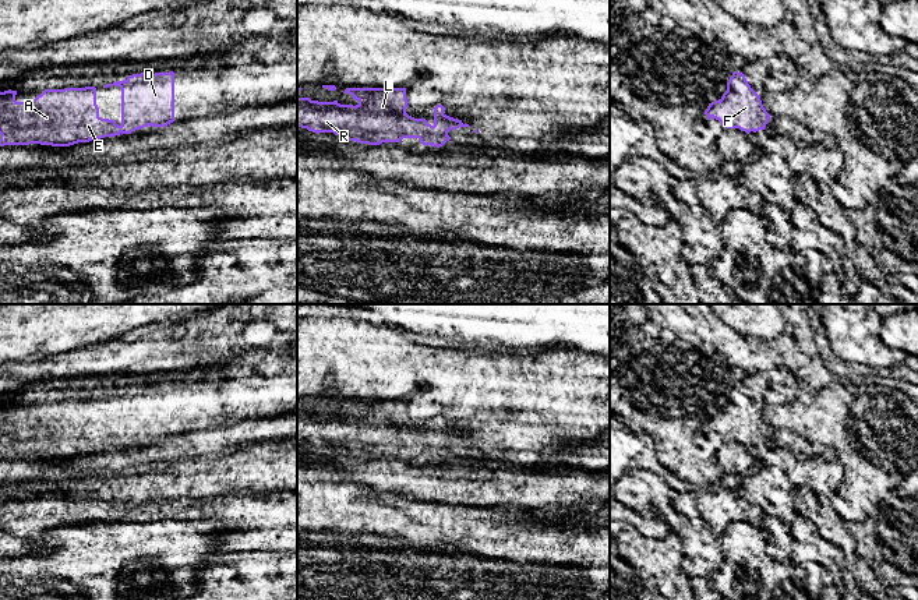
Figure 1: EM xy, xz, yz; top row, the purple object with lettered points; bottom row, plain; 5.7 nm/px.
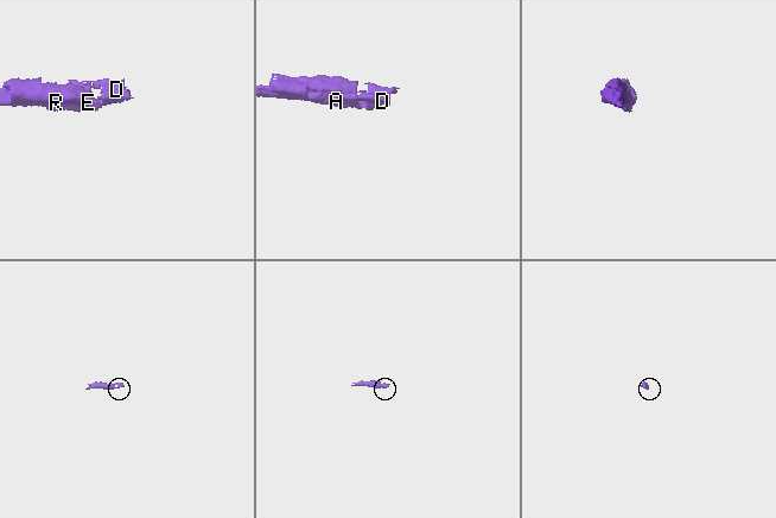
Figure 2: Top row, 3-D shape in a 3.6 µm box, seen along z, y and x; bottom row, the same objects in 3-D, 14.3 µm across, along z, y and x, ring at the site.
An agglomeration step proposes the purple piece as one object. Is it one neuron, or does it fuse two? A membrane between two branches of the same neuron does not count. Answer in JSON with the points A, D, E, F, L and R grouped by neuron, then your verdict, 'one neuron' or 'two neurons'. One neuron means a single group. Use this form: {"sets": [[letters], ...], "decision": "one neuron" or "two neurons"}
{"sets": [["A", "D", "E", "F", "L", "R"]], "decision": "one neuron"}

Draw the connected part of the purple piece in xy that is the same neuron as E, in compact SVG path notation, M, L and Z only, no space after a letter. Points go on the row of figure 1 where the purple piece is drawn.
M155 73L155 74L133 74L124 81L106 84L103 88L119 87L121 89L121 124L117 126L114 120L102 119L96 105L96 88L64 88L64 89L45 89L33 100L17 102L17 91L0 92L0 147L4 145L52 145L70 147L78 142L89 142L105 137L114 137L120 134L131 134L135 130L152 126L166 127L174 121L174 73Z

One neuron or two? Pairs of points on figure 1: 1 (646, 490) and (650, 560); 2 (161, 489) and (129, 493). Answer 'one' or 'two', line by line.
1: two
2: one

